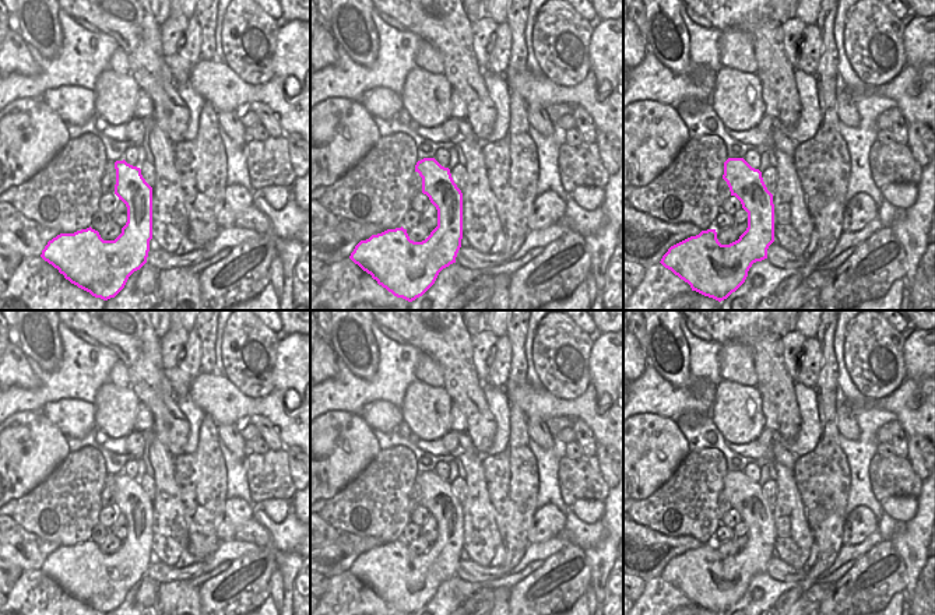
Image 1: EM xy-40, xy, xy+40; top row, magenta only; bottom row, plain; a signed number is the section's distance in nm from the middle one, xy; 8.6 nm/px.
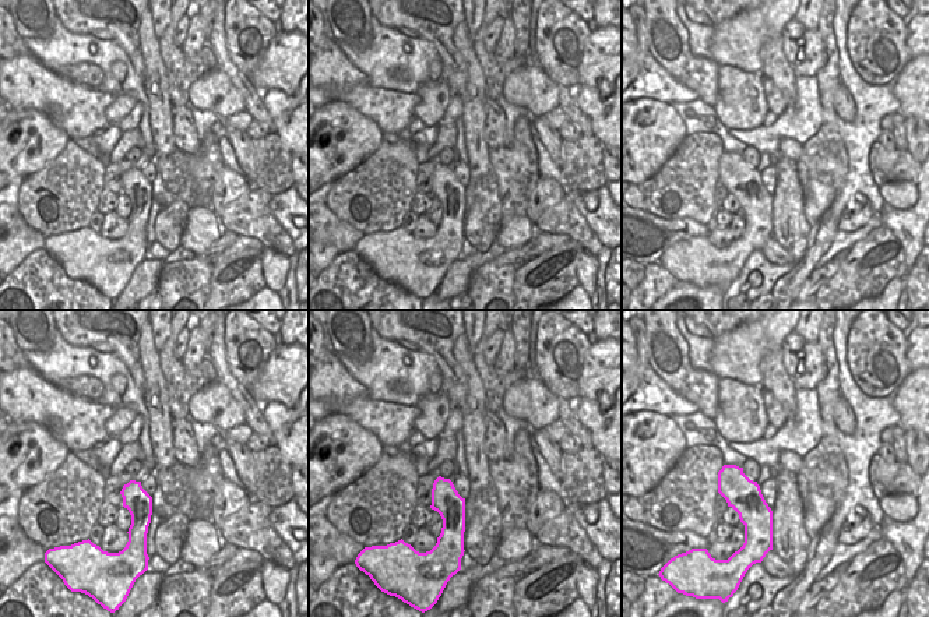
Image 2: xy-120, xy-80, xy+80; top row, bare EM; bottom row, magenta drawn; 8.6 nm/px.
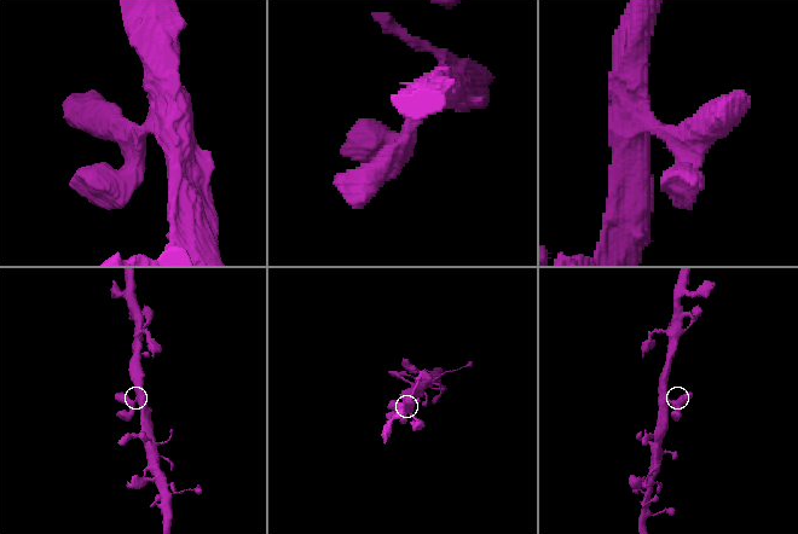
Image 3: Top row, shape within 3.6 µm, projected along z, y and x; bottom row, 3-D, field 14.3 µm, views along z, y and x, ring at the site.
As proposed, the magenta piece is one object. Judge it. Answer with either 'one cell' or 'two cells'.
one cell

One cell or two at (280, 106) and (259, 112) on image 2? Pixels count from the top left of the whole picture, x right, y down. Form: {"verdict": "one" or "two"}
{"verdict": "two"}

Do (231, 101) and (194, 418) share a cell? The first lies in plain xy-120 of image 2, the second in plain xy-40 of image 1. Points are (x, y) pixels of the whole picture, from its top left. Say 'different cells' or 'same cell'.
different cells

